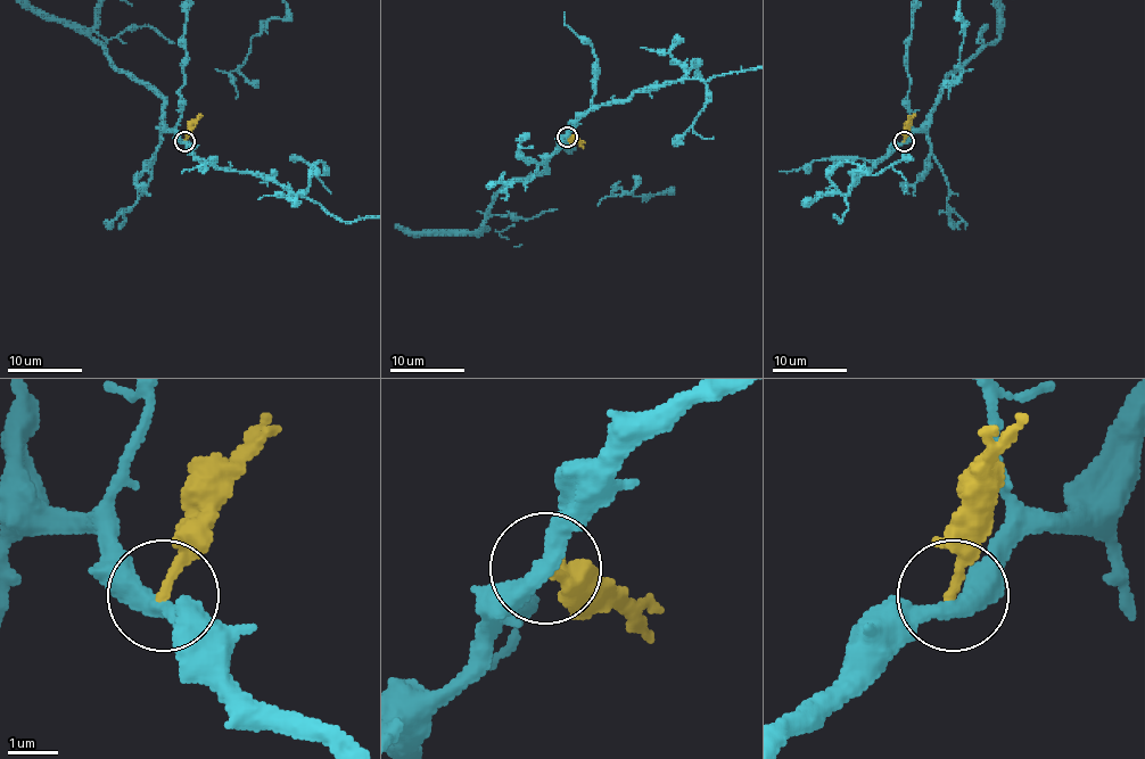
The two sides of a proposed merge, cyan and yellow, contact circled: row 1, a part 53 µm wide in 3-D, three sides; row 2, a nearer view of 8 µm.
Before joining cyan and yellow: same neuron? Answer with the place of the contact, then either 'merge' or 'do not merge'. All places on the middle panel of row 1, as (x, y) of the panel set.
at (567, 137); do not merge

